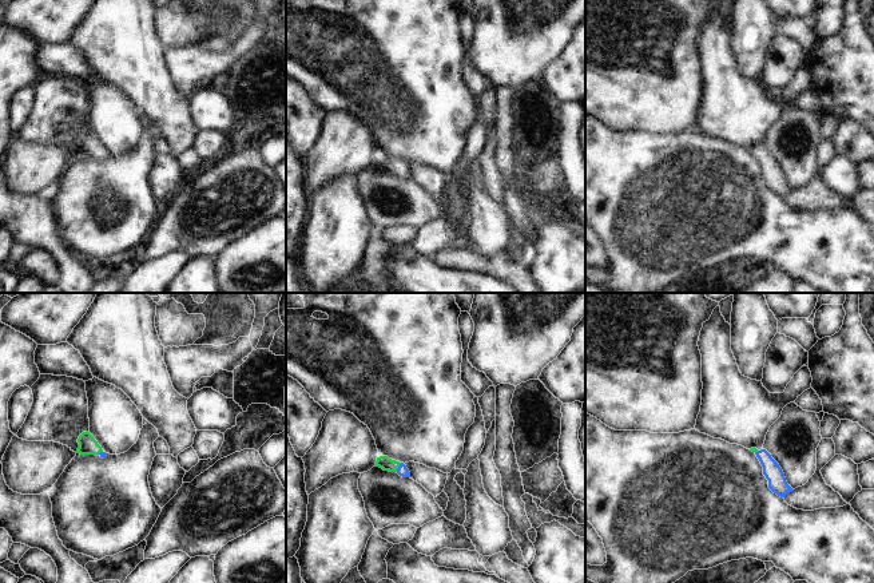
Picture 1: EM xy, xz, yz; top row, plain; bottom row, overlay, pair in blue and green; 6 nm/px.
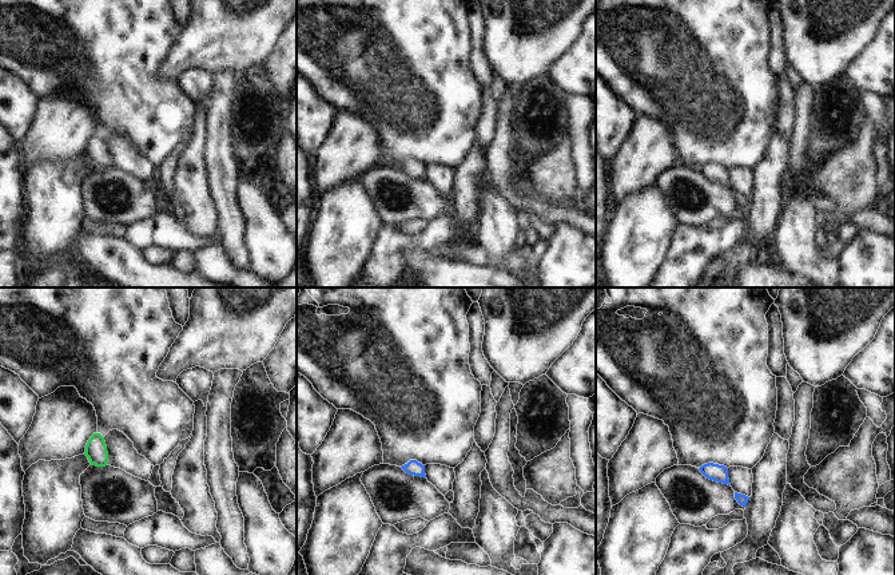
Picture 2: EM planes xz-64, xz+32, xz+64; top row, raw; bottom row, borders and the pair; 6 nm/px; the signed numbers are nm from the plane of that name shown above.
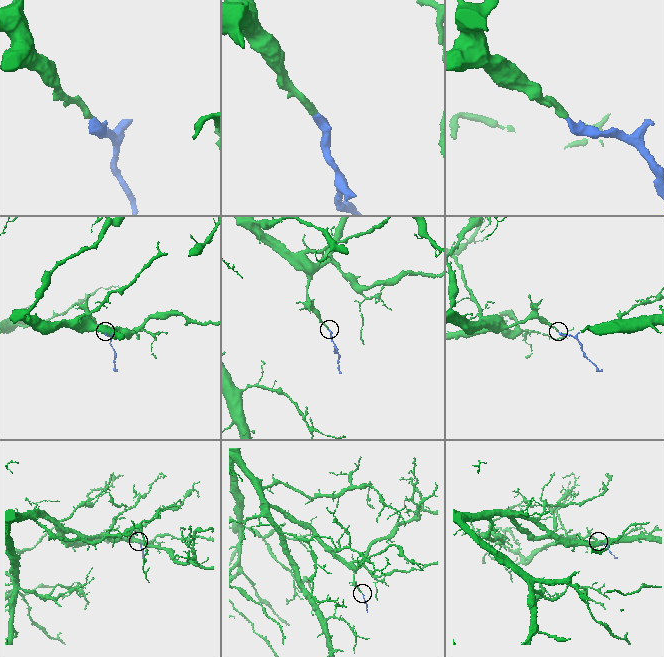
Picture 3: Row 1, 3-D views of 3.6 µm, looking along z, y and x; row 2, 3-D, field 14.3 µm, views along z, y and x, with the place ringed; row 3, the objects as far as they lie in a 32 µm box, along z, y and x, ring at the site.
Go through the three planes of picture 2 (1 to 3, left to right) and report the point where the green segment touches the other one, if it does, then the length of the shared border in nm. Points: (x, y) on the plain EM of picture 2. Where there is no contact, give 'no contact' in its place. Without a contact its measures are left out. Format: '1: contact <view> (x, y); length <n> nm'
1: no contact
2: no contact
3: no contact

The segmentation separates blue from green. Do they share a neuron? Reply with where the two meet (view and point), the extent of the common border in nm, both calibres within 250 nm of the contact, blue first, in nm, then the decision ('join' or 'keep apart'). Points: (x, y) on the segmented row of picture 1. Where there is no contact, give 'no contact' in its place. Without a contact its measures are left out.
xz (398, 467) | 70 nm | 70/80 nm | join

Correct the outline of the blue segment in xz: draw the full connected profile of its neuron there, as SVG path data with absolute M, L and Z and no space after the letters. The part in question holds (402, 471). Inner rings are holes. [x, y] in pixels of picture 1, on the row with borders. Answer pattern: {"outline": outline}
{"outline": "M388 456L377 457L376 465L384 471L397 472L402 477L410 477L410 472L404 463L392 460Z"}

